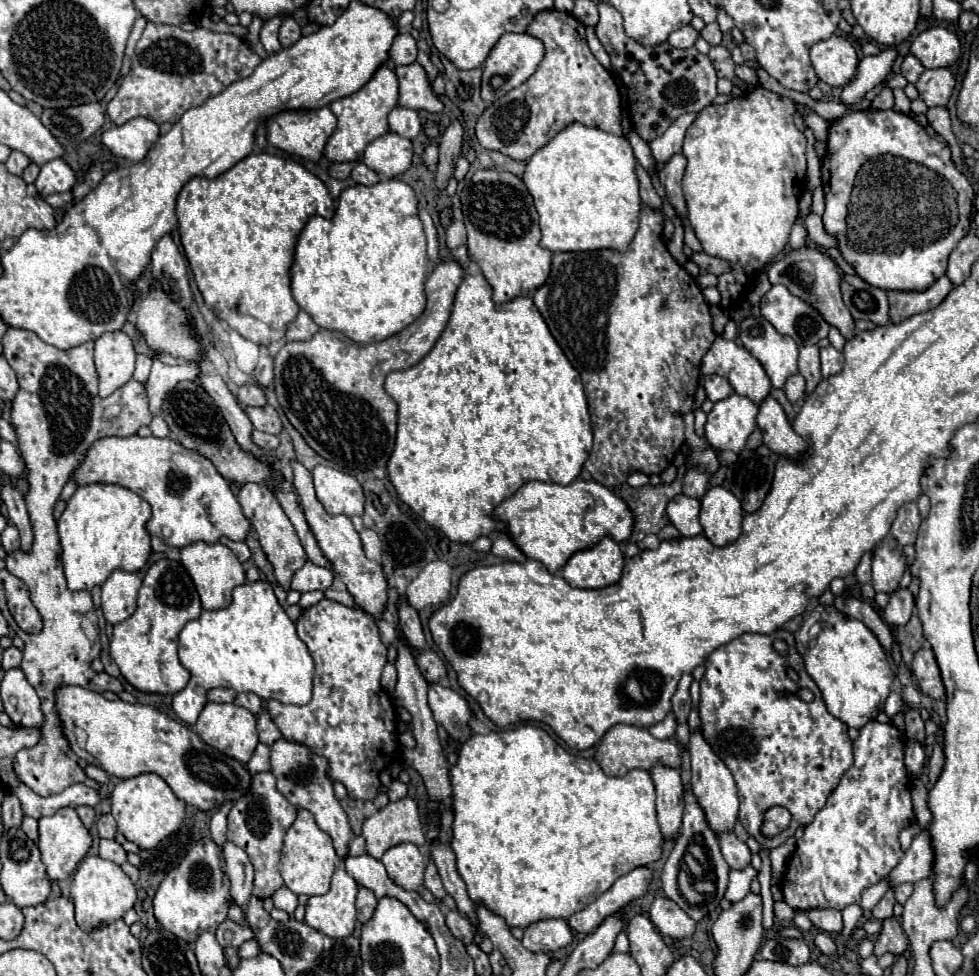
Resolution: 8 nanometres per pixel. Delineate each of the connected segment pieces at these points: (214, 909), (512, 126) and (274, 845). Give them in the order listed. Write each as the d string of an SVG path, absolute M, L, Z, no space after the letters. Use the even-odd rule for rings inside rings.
M200 839L182 863L168 873L154 895L154 915L156 921L176 937L184 941L196 941L204 931L216 931L216 927L226 919L228 911L228 881L224 881L220 849L212 839Z
M554 9L540 11L526 29L544 43L546 55L536 73L520 87L492 103L476 123L476 137L484 149L500 151L516 161L526 161L544 147L568 123L582 123L622 135L620 91L612 75L596 61L584 39L584 25L568 13Z
M256 773L252 777L252 785L244 797L240 797L230 815L228 815L228 841L238 845L250 857L254 865L254 895L258 899L272 897L282 885L280 875L280 851L286 837L286 831L296 819L298 809L276 789L276 779L272 773Z

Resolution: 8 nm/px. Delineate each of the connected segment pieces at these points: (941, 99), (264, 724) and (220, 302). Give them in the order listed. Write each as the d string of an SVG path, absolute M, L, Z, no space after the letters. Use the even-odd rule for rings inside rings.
M942 67L924 71L916 83L916 89L920 93L920 99L928 107L946 107L954 91L954 85L956 85L954 75Z
M266 711L258 715L258 735L260 735L260 743L264 743L264 745L272 745L274 741L278 741L282 737L280 729L274 725L274 721L270 719L270 715Z
M252 153L216 179L194 177L182 187L176 203L176 217L180 223L182 247L196 285L204 303L218 315L218 319L226 321L248 341L270 345L282 339L286 325L298 315L300 309L290 293L288 271L292 265L296 237L314 215L324 219L334 217L334 201L326 185L300 163L268 153Z

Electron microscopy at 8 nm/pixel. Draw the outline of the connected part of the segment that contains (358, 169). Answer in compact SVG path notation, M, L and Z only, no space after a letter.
M358 163L354 169L352 169L352 175L350 175L356 183L360 183L360 185L376 185L378 181L380 181L380 177L378 177L378 173L374 171L374 169L370 169L370 167L366 167L364 163Z

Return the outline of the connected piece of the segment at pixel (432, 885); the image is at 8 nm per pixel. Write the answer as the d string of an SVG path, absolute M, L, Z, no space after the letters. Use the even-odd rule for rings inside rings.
M430 861L430 863L428 863L428 867L426 867L426 875L424 875L424 887L426 887L426 889L430 889L430 891L434 893L436 901L442 901L442 897L446 895L444 885L442 885L442 881L440 881L440 875L438 875L438 869L436 869L434 861Z

